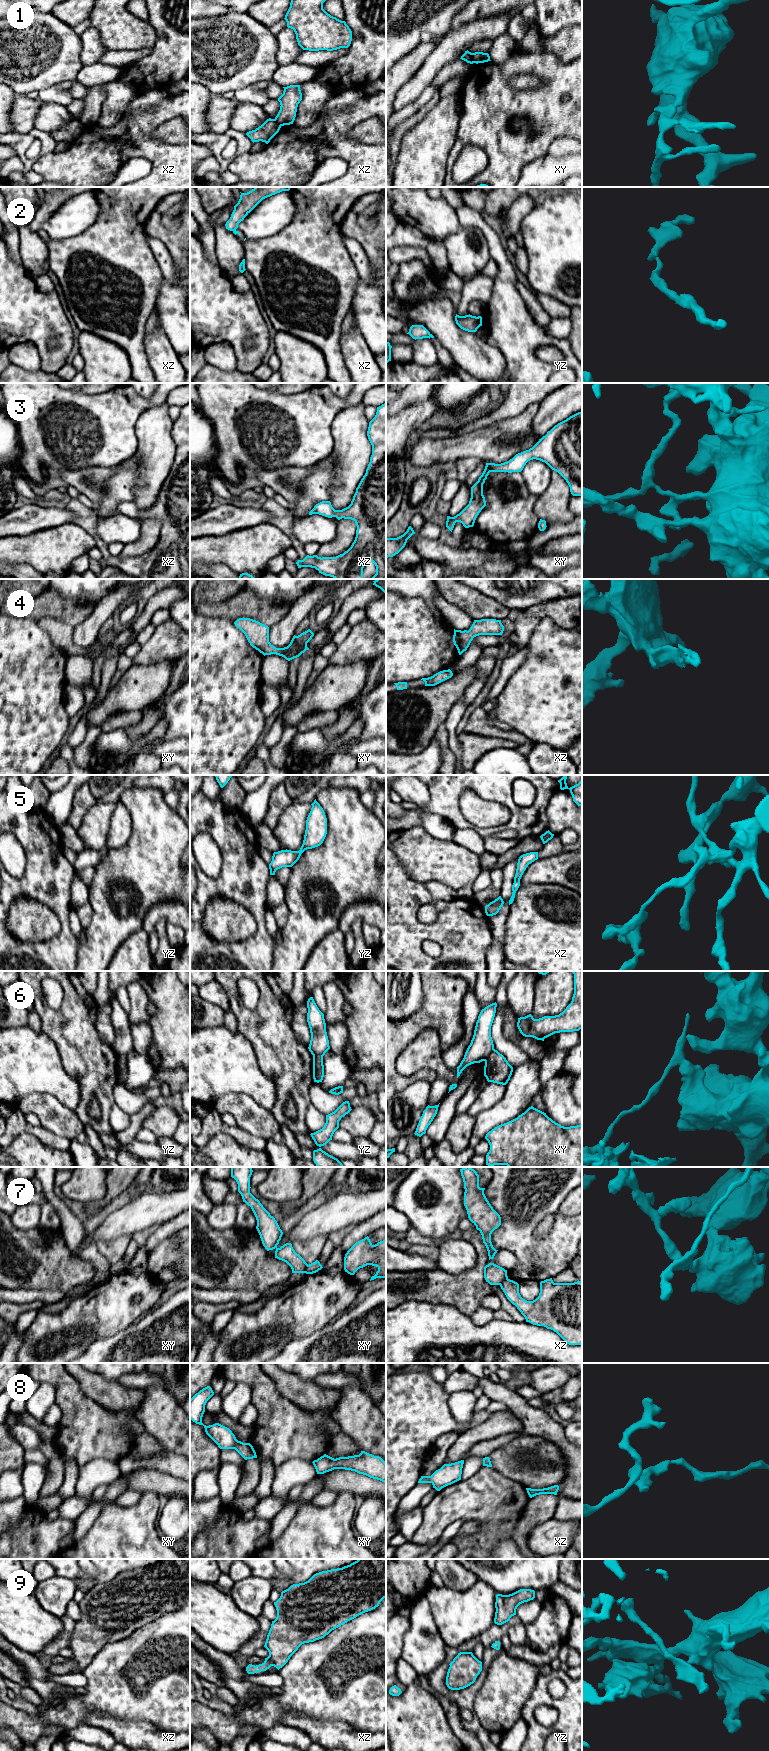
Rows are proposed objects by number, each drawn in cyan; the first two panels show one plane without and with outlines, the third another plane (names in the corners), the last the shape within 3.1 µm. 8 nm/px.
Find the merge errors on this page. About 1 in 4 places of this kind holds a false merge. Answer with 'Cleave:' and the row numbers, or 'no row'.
Cleave: 1, 6, 7

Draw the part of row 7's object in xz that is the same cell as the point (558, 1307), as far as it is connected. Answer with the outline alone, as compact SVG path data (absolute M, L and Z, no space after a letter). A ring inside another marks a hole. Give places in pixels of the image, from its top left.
M506 1279L500 1287L526 1322L553 1330L569 1345L582 1345L582 1281L541 1281L539 1296L533 1301L521 1297L519 1284L513 1280Z

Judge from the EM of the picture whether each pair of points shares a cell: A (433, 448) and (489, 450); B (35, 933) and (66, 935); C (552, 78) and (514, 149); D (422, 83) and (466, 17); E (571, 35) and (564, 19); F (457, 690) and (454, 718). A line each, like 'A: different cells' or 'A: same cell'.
A: same cell
B: different cells
C: same cell
D: different cells
E: different cells
F: different cells

